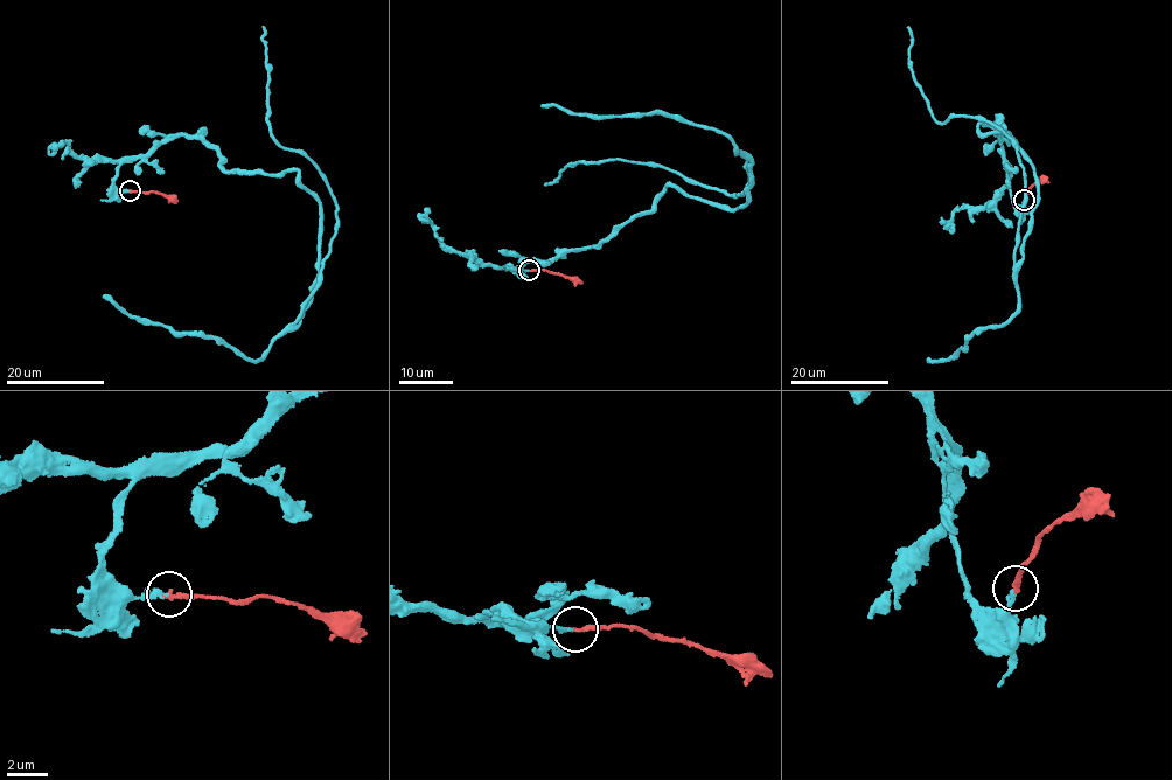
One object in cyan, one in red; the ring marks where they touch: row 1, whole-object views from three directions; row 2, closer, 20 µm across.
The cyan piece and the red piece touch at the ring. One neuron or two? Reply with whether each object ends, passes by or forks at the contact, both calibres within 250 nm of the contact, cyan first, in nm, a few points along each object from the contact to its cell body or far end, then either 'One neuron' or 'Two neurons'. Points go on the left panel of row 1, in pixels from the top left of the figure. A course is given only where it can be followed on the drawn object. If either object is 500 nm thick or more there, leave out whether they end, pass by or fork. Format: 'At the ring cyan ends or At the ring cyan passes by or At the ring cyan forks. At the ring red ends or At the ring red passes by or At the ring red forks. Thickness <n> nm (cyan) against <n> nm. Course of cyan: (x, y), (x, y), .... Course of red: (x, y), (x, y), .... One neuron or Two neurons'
At the ring cyan ends. At the ring red ends. Thickness 190 nm (cyan) against 190 nm. Course of cyan: (128, 192), (117, 168), (180, 136), (297, 171), (300, 324), (336, 207), (273, 137), (263, 26). Course of red: (128, 192), (162, 194), (178, 201). One neuron

